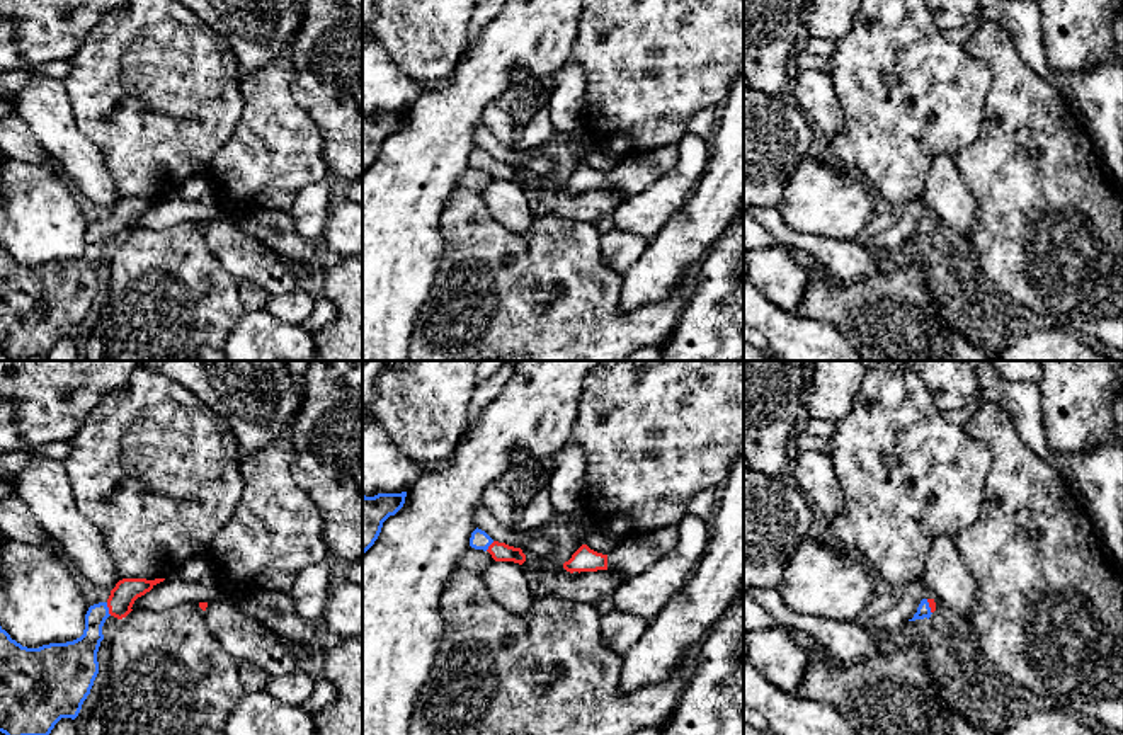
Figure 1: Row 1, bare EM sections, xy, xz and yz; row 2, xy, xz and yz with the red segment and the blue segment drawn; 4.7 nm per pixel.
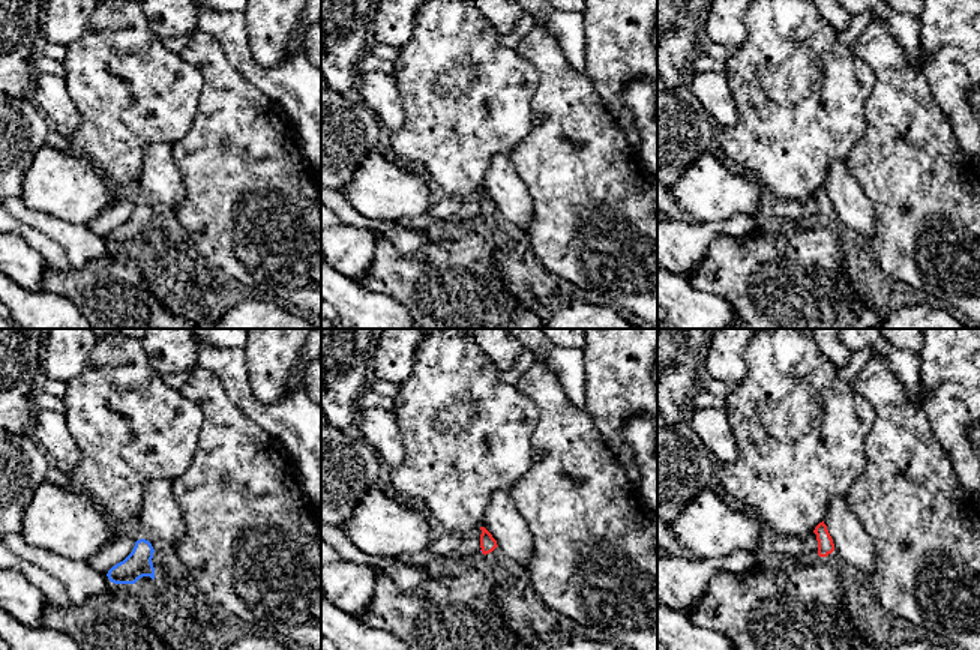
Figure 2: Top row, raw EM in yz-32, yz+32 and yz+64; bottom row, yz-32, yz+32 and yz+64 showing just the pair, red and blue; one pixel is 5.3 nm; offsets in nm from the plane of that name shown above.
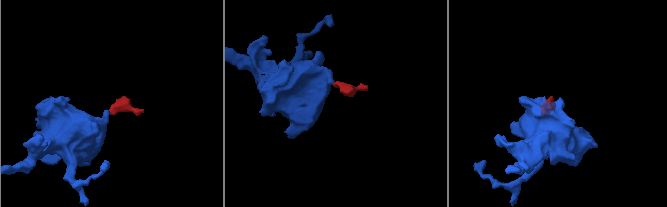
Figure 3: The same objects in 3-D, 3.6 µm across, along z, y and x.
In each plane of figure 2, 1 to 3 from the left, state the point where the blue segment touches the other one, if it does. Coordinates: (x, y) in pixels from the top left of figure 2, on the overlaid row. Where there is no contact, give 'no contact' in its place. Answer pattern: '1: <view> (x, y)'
1: no contact
2: no contact
3: no contact

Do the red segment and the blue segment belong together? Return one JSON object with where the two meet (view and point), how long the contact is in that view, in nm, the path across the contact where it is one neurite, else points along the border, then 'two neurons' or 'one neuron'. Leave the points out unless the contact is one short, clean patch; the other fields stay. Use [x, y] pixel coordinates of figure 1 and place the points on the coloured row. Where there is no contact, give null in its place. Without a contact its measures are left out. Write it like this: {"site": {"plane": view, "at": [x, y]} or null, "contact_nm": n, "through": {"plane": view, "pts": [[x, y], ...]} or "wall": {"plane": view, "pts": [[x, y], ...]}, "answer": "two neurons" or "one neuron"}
{"site": {"plane": "xy", "at": [109, 609]}, "contact_nm": 70, "through": {"plane": "xy", "pts": [[126, 591], [109, 609], [94, 623], [80, 654]]}, "answer": "one neuron"}

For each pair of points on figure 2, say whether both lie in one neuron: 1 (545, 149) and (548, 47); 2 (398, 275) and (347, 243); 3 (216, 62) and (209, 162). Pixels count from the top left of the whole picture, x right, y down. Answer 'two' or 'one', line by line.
1: one
2: two
3: one

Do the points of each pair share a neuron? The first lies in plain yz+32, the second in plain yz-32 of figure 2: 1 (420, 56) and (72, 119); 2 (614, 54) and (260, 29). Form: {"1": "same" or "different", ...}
{"1": "different", "2": "same"}

